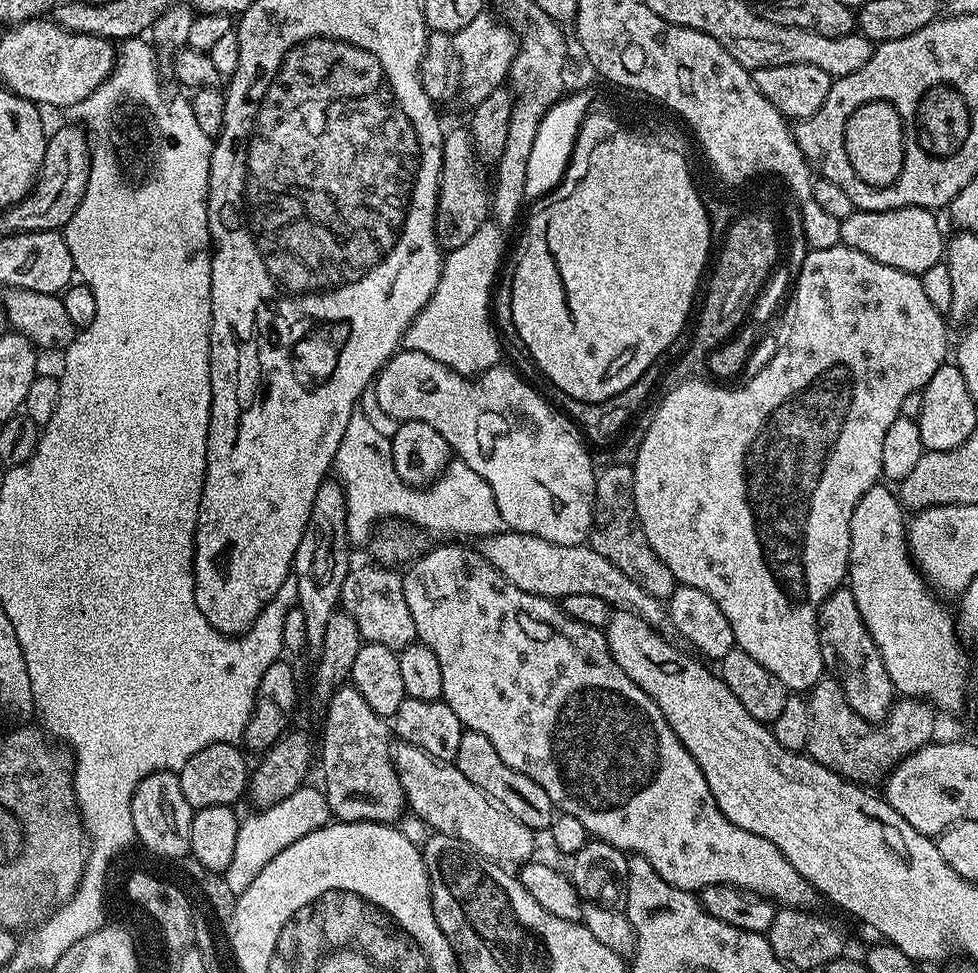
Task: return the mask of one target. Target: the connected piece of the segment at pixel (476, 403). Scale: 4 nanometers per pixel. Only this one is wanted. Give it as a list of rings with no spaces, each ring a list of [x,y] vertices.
[[[427,350],[404,351],[390,357],[374,381],[379,405],[398,422],[413,420],[434,426],[453,453],[494,490],[494,502],[498,502],[511,531],[534,534],[534,538],[546,538],[546,542],[558,542],[558,546],[585,543],[592,533],[597,469],[592,468],[592,456],[584,449],[585,441],[577,435],[575,423],[559,407],[552,408],[551,402],[539,396],[512,368],[497,366],[469,378],[430,358]]]

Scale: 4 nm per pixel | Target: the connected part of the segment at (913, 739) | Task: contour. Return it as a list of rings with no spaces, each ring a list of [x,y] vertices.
[[[821,678],[807,693],[806,699],[810,710],[807,755],[861,786],[872,786],[876,779],[879,781],[890,773],[911,752],[933,743],[935,737],[932,735],[936,732],[937,713],[933,705],[919,698],[897,699],[883,724],[872,724],[854,714],[842,686],[831,678]]]

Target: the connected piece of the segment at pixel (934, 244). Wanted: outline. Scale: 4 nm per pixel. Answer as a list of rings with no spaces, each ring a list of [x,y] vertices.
[[[892,208],[888,212],[862,212],[853,210],[850,218],[840,221],[840,243],[847,248],[856,248],[862,254],[894,266],[903,272],[917,274],[930,270],[930,266],[941,263],[946,251],[945,233],[940,233],[940,224],[936,221],[937,213],[927,208]]]

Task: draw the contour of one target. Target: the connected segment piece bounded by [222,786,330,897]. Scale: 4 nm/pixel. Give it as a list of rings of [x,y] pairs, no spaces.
[[[305,786],[300,788],[290,798],[282,798],[273,808],[265,808],[255,813],[257,816],[244,816],[238,830],[238,846],[234,846],[234,858],[230,858],[230,866],[222,873],[223,878],[237,897],[250,890],[250,882],[262,874],[266,862],[282,854],[286,846],[294,846],[298,838],[310,834],[314,830],[329,823],[328,800],[319,787]]]

